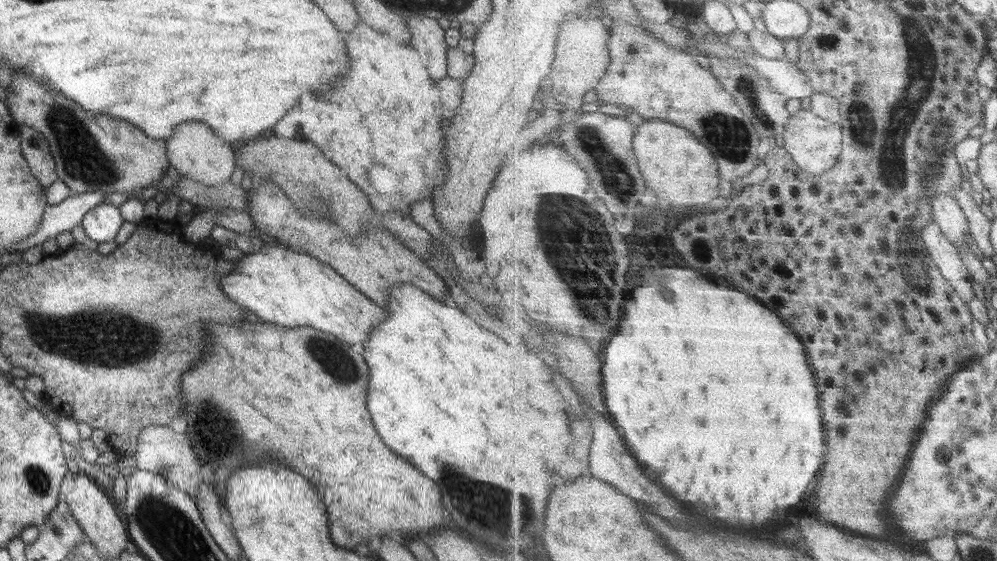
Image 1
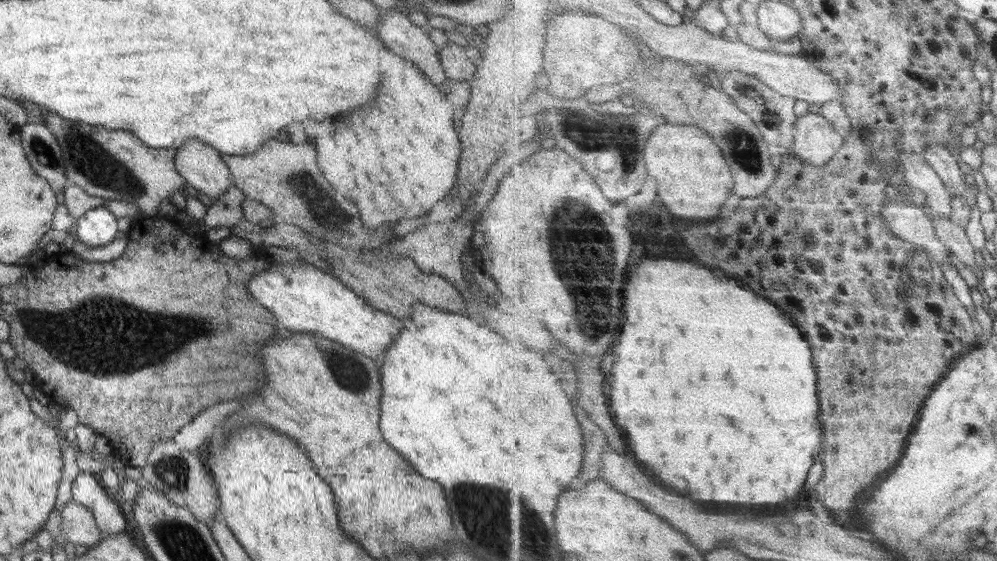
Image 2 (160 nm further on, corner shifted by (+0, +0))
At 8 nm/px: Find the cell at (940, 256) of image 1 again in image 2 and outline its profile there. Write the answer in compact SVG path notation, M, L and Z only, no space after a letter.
M889 201L884 204L882 216L891 232L897 234L899 241L925 247L938 263L951 262L948 246L941 244L931 217L921 207Z

